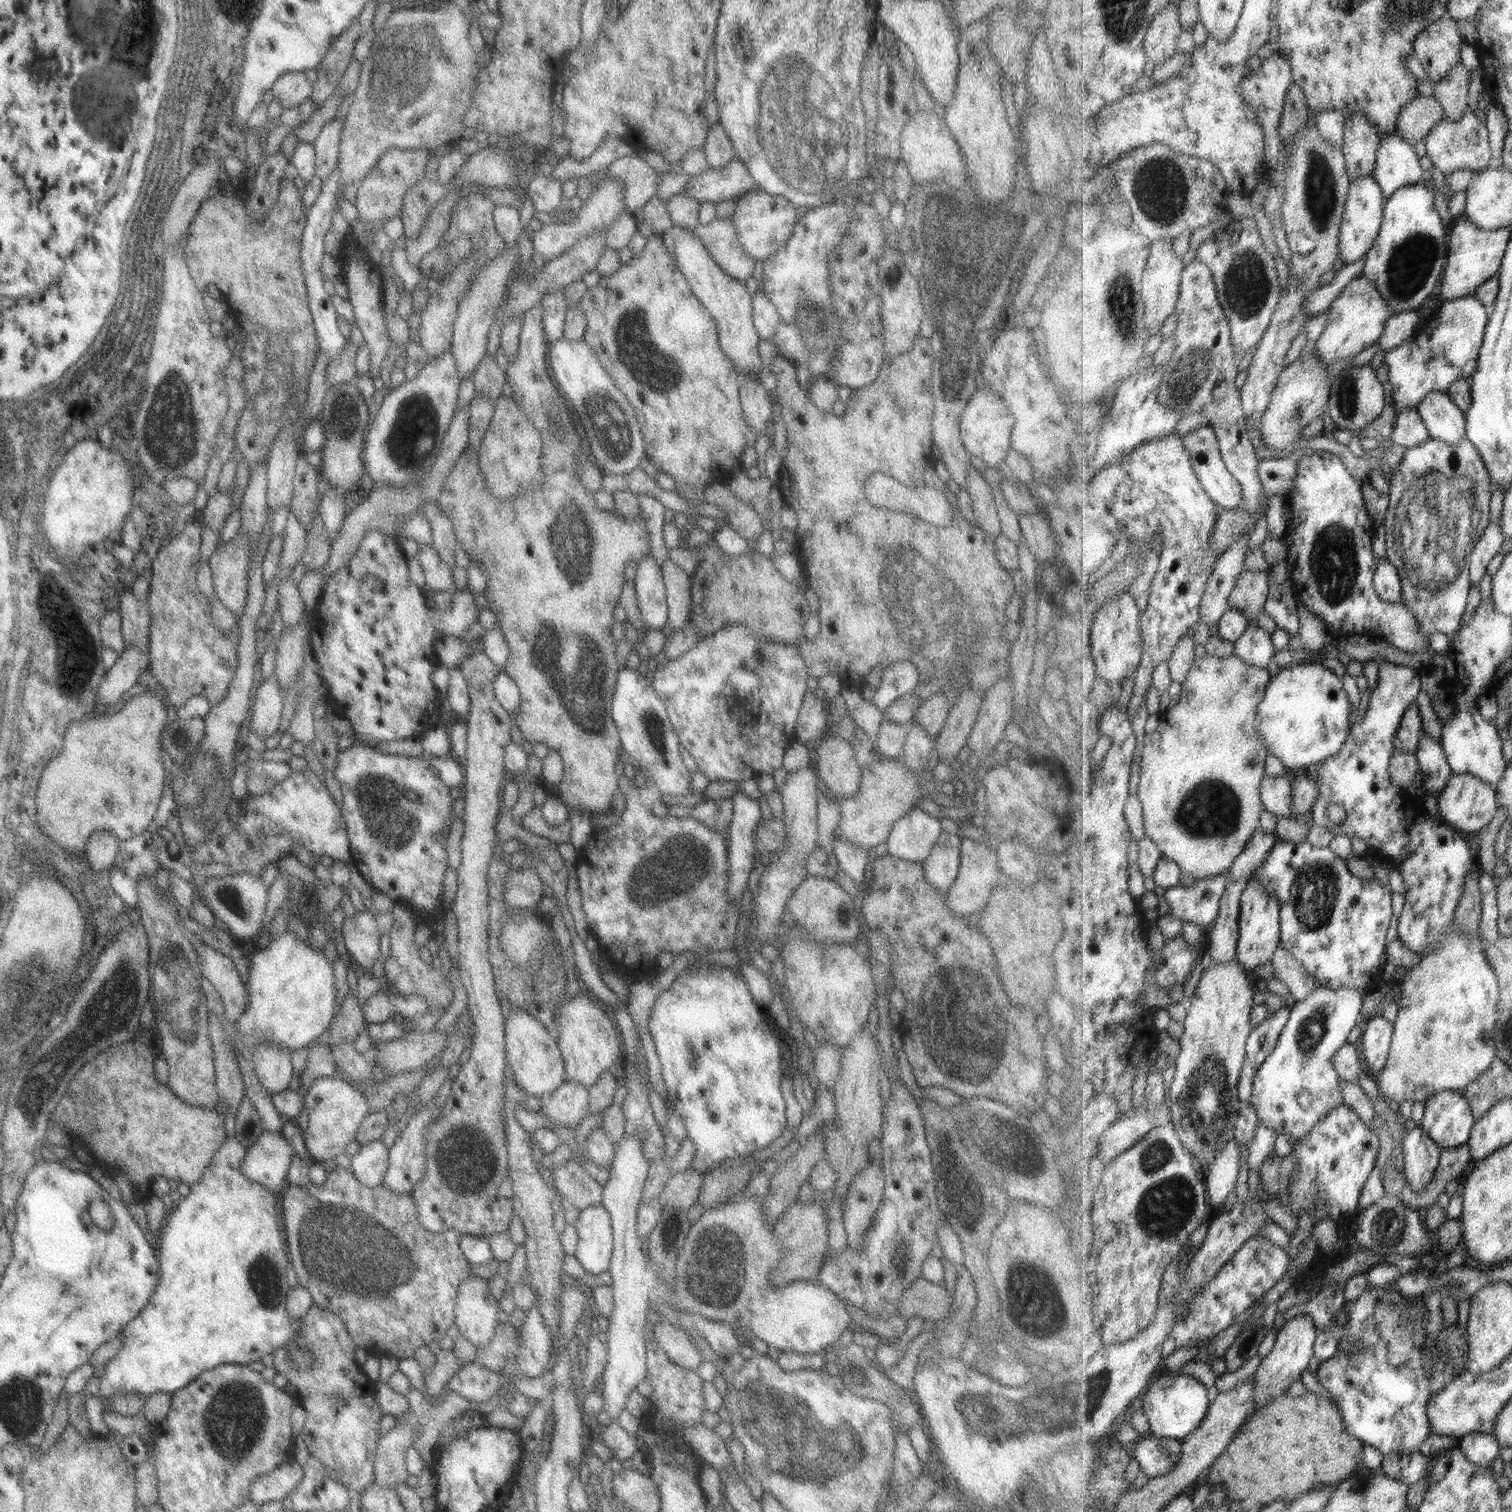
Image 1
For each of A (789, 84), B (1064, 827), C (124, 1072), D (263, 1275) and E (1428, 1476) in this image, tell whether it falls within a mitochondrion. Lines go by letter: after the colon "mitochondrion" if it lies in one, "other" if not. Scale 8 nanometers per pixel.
A: mitochondrion
B: other
C: other
D: mitochondrion
E: other

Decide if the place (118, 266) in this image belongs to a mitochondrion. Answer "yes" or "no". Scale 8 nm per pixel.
yes

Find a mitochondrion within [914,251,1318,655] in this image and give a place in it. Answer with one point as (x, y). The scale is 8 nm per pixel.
(1187, 377)

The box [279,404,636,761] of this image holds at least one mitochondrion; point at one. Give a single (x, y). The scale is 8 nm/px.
(583, 695)

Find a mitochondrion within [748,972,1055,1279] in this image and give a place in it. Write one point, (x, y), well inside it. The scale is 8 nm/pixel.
(963, 1008)

